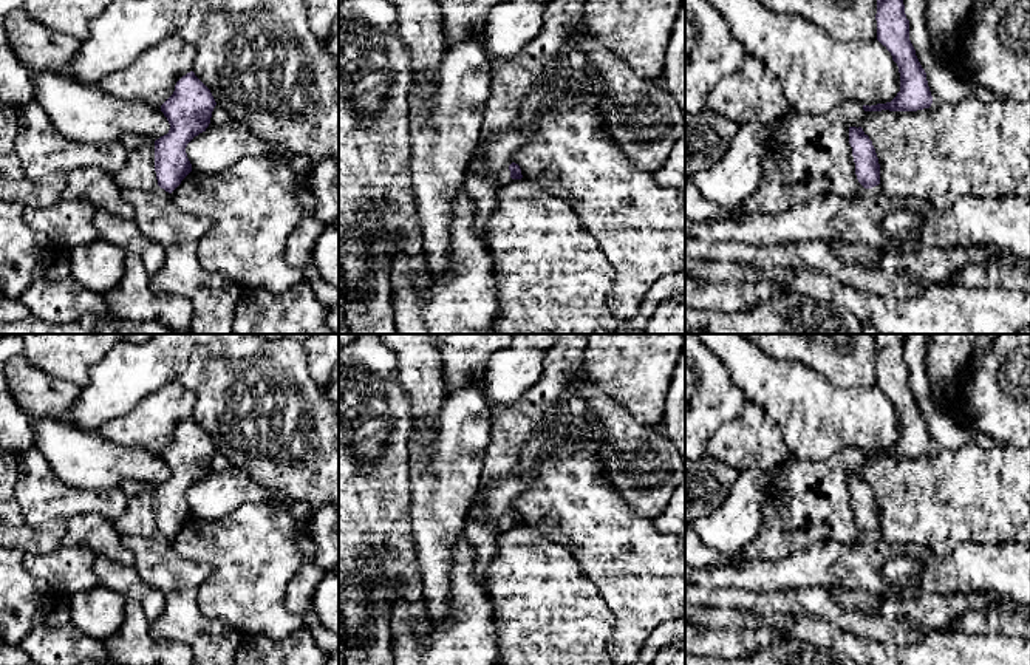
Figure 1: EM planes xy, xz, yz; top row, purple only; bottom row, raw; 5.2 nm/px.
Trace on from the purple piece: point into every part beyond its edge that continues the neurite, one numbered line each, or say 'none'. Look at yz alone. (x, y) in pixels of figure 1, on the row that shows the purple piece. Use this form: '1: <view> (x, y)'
1: yz (893, 225)

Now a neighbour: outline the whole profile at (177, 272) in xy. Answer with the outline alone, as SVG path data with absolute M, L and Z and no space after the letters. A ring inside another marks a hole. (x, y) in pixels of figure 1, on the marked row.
M196 243L165 247L164 263L150 277L150 286L189 298L193 308L192 334L234 334L235 306L243 289L227 275L203 268L196 247Z

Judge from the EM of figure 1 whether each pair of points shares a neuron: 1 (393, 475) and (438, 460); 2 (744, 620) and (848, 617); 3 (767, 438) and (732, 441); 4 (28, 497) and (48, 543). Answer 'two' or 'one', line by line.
1: two
2: two
3: one
4: two

